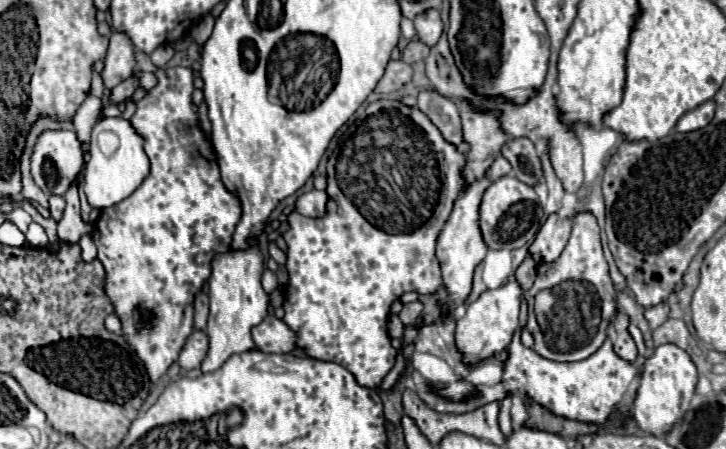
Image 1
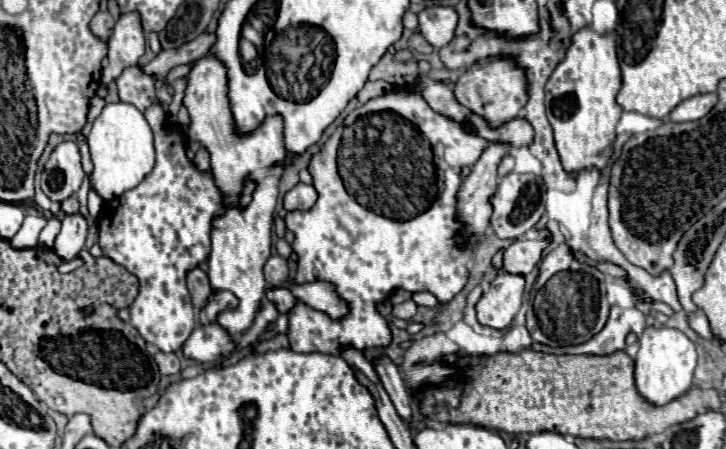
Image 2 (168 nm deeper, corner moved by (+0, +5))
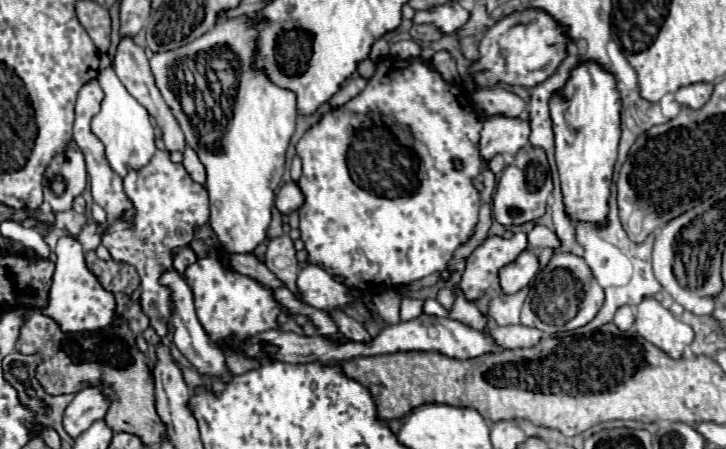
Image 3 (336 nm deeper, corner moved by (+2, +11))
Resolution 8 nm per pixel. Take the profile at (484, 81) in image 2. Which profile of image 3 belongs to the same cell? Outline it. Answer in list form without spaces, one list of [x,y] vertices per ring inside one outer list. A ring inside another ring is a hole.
[[[524,9],[516,11],[498,23],[494,23],[484,39],[480,41],[480,61],[476,61],[468,73],[474,75],[480,87],[496,85],[498,81],[522,87],[536,87],[546,81],[564,61],[564,45],[568,45],[568,37],[564,37],[564,25],[560,25],[550,13],[542,9]],[[506,51],[506,55],[502,55]],[[480,71],[480,73],[474,73]]]

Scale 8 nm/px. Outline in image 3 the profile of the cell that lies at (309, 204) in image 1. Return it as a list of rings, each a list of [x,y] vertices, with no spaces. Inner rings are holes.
[[[290,181],[286,185],[282,185],[274,197],[274,207],[282,213],[282,215],[288,215],[292,211],[296,211],[300,205],[304,203],[304,195],[300,191],[300,187]]]

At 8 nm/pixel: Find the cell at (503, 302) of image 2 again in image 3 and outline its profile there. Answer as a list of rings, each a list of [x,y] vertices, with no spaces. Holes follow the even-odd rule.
[[[526,249],[524,253],[520,253],[520,257],[516,261],[512,261],[504,269],[500,269],[502,291],[504,293],[516,293],[516,291],[520,291],[538,273],[538,267],[540,267],[538,255],[532,249]]]

